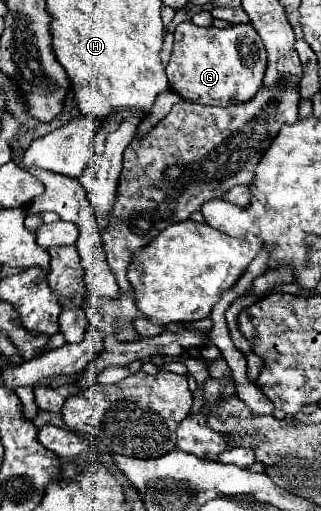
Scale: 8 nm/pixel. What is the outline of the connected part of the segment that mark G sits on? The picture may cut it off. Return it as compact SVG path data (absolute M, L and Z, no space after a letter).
M182 22L174 30L174 50L166 66L170 88L186 102L228 107L254 98L266 72L266 48L250 24L228 28L200 28Z

